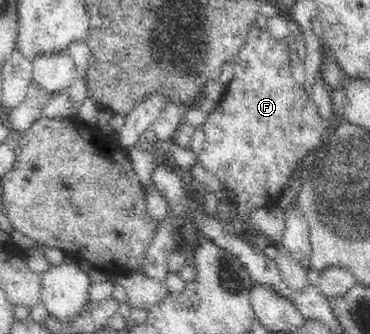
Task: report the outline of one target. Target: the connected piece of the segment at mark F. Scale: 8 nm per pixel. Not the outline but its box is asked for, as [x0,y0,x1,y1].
[190,25,328,222]

